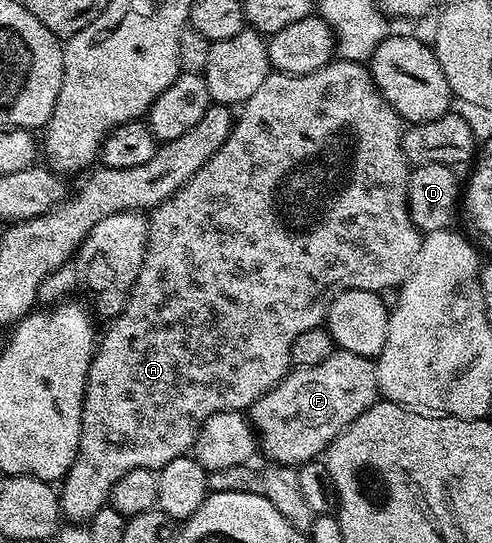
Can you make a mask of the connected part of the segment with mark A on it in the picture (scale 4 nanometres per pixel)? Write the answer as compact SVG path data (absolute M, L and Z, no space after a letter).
M332 60L328 62L327 65L317 68L317 72L309 72L308 74L281 74L272 72L268 74L265 81L262 82L261 88L257 88L257 92L253 92L253 96L249 96L249 100L242 103L240 110L243 111L237 114L237 117L234 119L231 135L227 137L225 144L221 144L219 151L215 153L173 197L168 198L166 202L162 202L160 206L156 206L154 210L150 211L147 224L147 251L145 252L143 267L137 276L137 280L133 284L123 313L113 319L110 325L108 325L111 327L109 327L104 334L102 331L101 337L97 342L95 355L92 356L91 363L89 364L87 383L85 384L85 392L83 393L83 411L81 412L81 432L79 433L77 456L73 460L70 472L62 478L61 489L59 490L59 508L62 517L66 519L68 523L90 523L92 516L94 516L101 507L108 505L113 484L117 484L117 480L121 480L121 476L125 476L125 472L129 472L133 468L145 468L146 470L158 472L162 470L165 464L169 464L173 460L184 457L184 455L194 447L197 436L199 435L199 429L205 424L205 420L209 416L213 416L217 412L225 412L226 410L238 410L240 412L250 411L253 403L257 400L261 400L261 396L265 396L265 392L272 390L292 369L291 349L293 348L293 340L297 340L297 336L301 336L301 332L309 332L309 328L324 325L327 310L333 304L333 300L338 294L346 290L373 290L376 292L384 292L383 290L392 289L391 291L394 291L396 288L402 286L408 274L410 274L411 269L415 266L419 249L423 243L423 234L413 224L411 213L409 212L409 204L407 203L409 163L406 156L403 155L403 131L405 126L396 110L384 100L383 94L376 88L375 80L371 77L371 71L364 63Z

